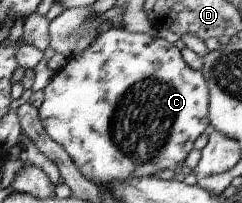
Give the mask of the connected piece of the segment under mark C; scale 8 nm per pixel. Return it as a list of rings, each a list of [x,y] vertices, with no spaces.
[[[113,26],[97,35],[92,43],[83,52],[80,52],[79,56],[68,58],[66,65],[60,71],[55,72],[51,82],[44,90],[44,101],[38,108],[43,128],[57,144],[60,144],[67,151],[67,154],[71,156],[79,168],[79,172],[97,186],[107,186],[109,183],[126,181],[133,177],[151,176],[161,172],[161,170],[180,171],[185,158],[193,150],[193,143],[210,125],[208,121],[209,87],[203,73],[191,69],[183,61],[180,50],[173,43],[169,43],[157,35],[129,32],[125,27]]]

